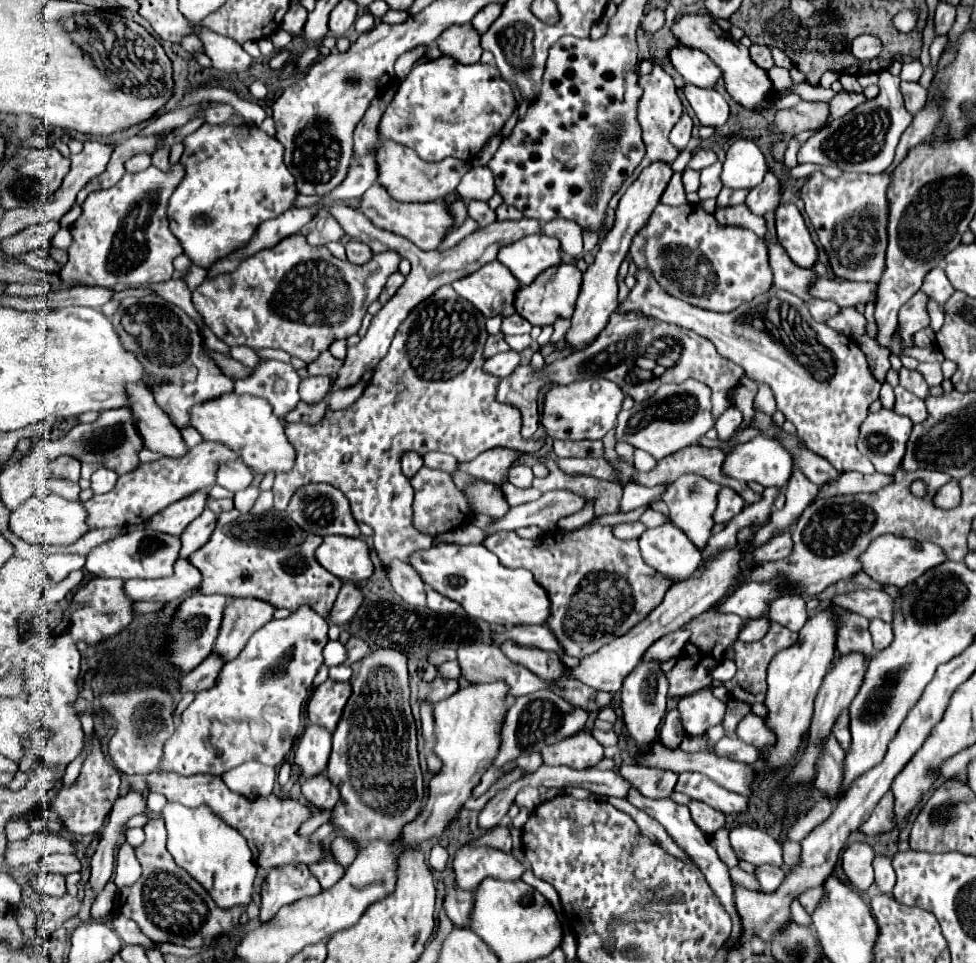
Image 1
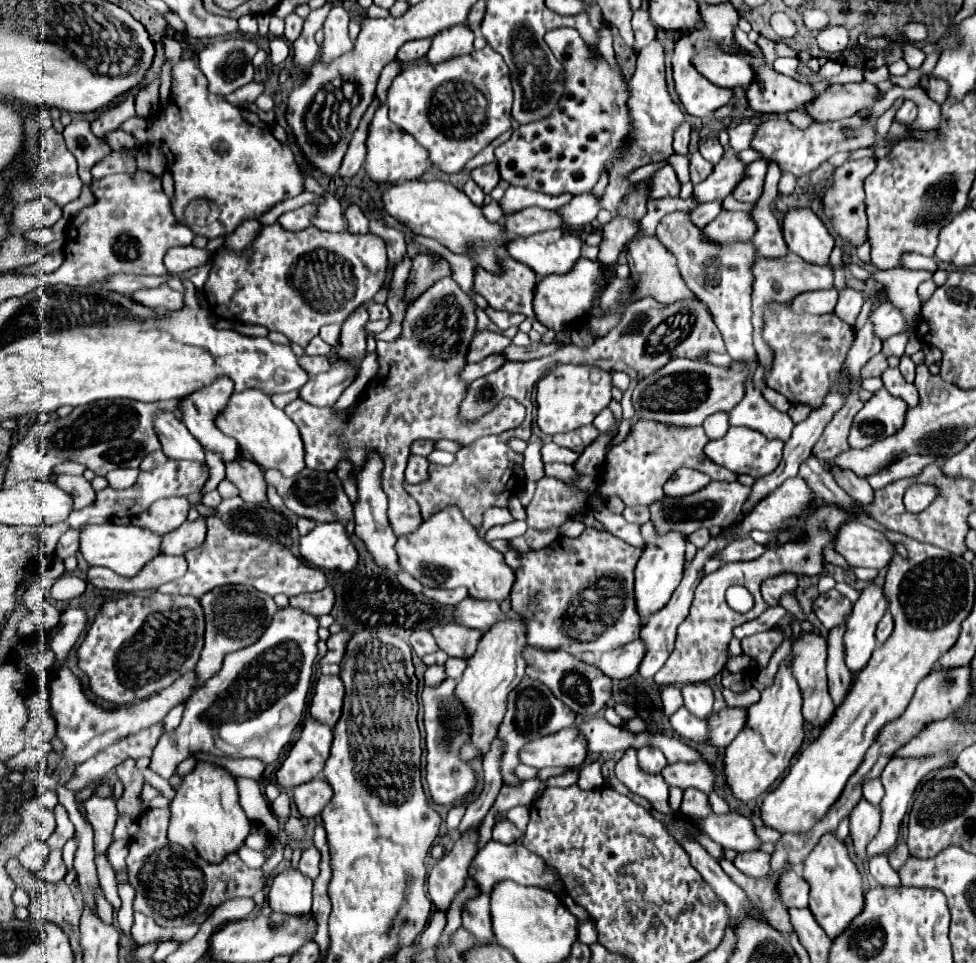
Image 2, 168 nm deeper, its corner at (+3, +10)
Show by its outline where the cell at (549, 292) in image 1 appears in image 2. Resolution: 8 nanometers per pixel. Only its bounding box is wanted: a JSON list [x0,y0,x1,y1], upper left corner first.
[534,260,614,332]

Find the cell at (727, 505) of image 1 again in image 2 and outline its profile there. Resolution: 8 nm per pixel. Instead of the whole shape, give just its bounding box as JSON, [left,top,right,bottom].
[650,482,750,534]

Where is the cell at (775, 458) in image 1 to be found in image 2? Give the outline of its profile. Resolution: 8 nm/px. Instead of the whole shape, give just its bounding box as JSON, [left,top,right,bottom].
[704,426,784,478]

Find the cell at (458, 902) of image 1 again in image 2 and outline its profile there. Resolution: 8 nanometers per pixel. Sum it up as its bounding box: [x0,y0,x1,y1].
[462,894,494,942]

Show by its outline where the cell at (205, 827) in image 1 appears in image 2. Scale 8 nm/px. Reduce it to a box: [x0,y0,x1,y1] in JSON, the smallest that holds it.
[168,762,250,864]

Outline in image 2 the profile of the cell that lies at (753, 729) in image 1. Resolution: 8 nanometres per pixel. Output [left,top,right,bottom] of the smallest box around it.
[706,708,746,748]

